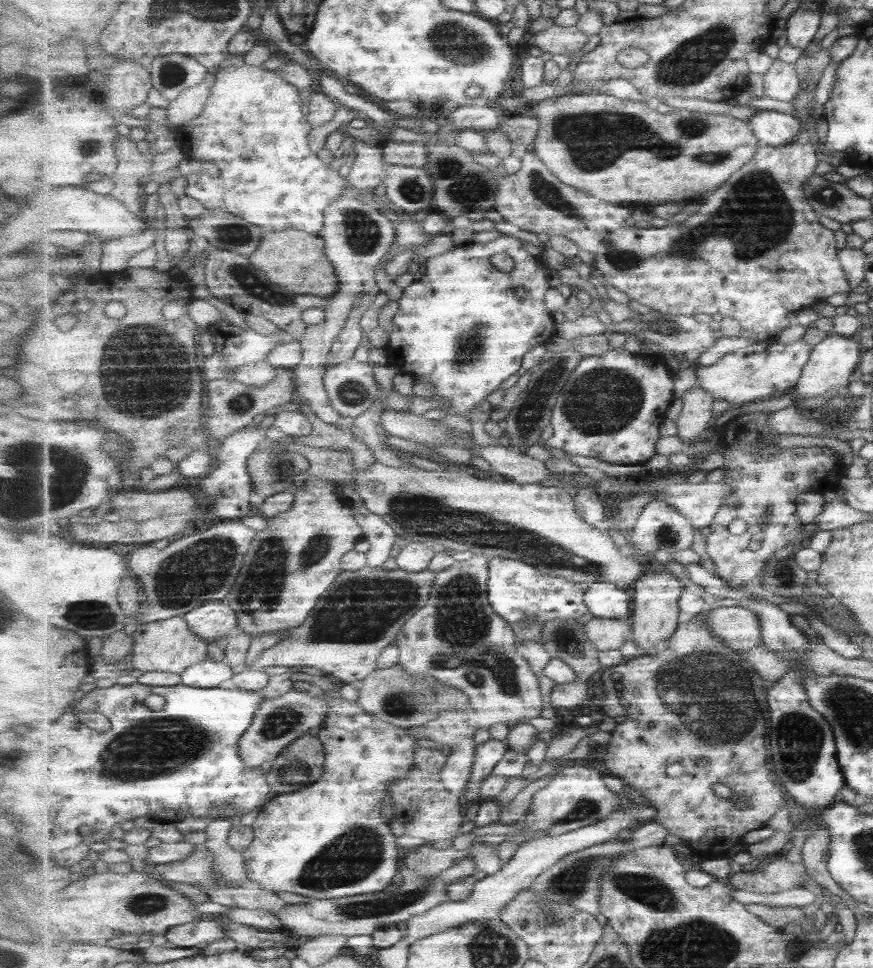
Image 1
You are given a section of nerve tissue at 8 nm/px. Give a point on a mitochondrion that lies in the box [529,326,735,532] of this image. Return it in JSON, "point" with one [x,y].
{"point":[601,401]}

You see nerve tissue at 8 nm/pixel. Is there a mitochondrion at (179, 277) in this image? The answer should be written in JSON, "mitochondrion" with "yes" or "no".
{"mitochondrion":"no"}

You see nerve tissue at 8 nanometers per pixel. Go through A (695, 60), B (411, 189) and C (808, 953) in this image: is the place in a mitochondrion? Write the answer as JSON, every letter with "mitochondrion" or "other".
{"A":"mitochondrion","B":"mitochondrion","C":"other"}

